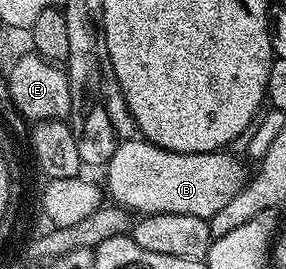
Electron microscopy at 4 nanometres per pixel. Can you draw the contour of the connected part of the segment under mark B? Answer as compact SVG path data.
M143 138L123 140L114 150L114 154L108 159L106 171L108 171L108 186L106 192L111 203L127 208L129 213L143 214L194 214L194 218L211 220L238 190L242 190L250 179L249 169L244 169L244 164L236 156L231 156L231 151L199 152L198 154L182 154L171 152L165 148L159 148Z

